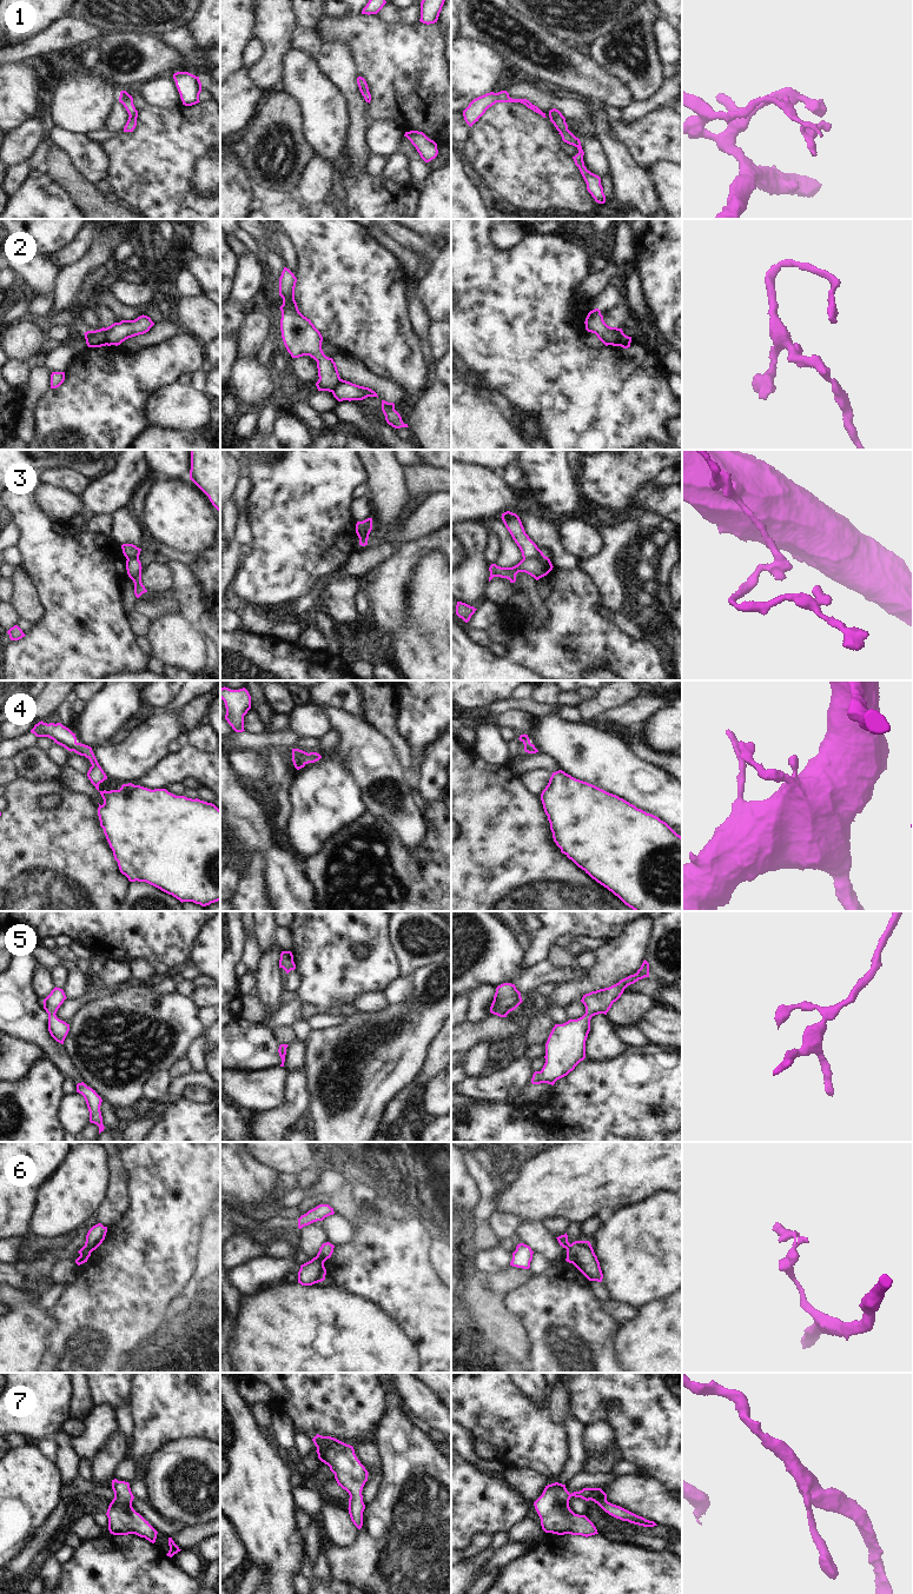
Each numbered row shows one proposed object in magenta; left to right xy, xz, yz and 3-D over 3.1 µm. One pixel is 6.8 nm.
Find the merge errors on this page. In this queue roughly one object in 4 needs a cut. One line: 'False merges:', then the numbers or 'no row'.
False merges: 1, 2, 3, 6

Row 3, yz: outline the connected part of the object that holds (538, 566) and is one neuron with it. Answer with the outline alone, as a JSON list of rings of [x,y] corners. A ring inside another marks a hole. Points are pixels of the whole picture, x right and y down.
[[[544,554],[542,557],[535,557],[531,559],[522,559],[517,565],[512,567],[501,567],[496,564],[491,564],[489,567],[490,577],[489,582],[494,577],[507,578],[510,583],[516,582],[516,574],[518,572],[525,572],[534,577],[536,580],[547,576],[553,570],[553,564]]]

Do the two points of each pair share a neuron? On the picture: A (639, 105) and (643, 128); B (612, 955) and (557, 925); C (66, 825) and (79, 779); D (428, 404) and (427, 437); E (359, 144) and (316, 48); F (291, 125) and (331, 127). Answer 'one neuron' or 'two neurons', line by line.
A: two neurons
B: two neurons
C: two neurons
D: one neuron
E: one neuron
F: two neurons

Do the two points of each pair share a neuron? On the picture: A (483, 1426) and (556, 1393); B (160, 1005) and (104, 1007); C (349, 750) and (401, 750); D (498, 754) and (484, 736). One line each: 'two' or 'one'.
A: one
B: one
C: two
D: one

